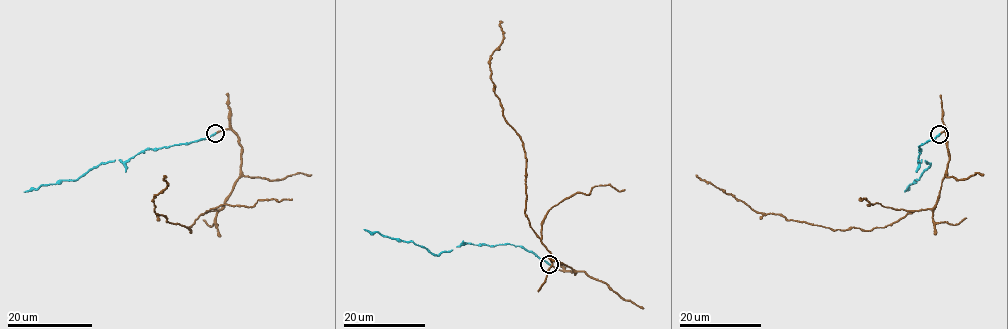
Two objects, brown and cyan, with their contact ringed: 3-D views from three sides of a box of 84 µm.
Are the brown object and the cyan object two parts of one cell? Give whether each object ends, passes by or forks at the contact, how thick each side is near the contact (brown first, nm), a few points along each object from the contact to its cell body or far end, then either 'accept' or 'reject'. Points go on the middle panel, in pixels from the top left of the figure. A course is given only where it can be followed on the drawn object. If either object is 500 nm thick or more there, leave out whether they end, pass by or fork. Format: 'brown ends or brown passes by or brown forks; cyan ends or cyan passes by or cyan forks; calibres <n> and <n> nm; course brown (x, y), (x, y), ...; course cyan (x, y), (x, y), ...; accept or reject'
brown passes by; cyan ends; calibres 130 and 220 nm; course brown (550, 264), (575, 273), (542, 243), (525, 213), (522, 142), (503, 116), (491, 77), (501, 20); course cyan (549, 264), (532, 252), (509, 244), (465, 243), (434, 255), (414, 243), (364, 229); accept

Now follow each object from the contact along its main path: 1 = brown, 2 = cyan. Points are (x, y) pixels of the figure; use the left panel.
1: (216, 133), (237, 136), (240, 176), (225, 204), (197, 218), (191, 232), (154, 211), (165, 175)
2: (215, 133), (197, 141), (146, 148), (123, 162), (101, 162), (75, 180), (58, 180), (23, 192)

